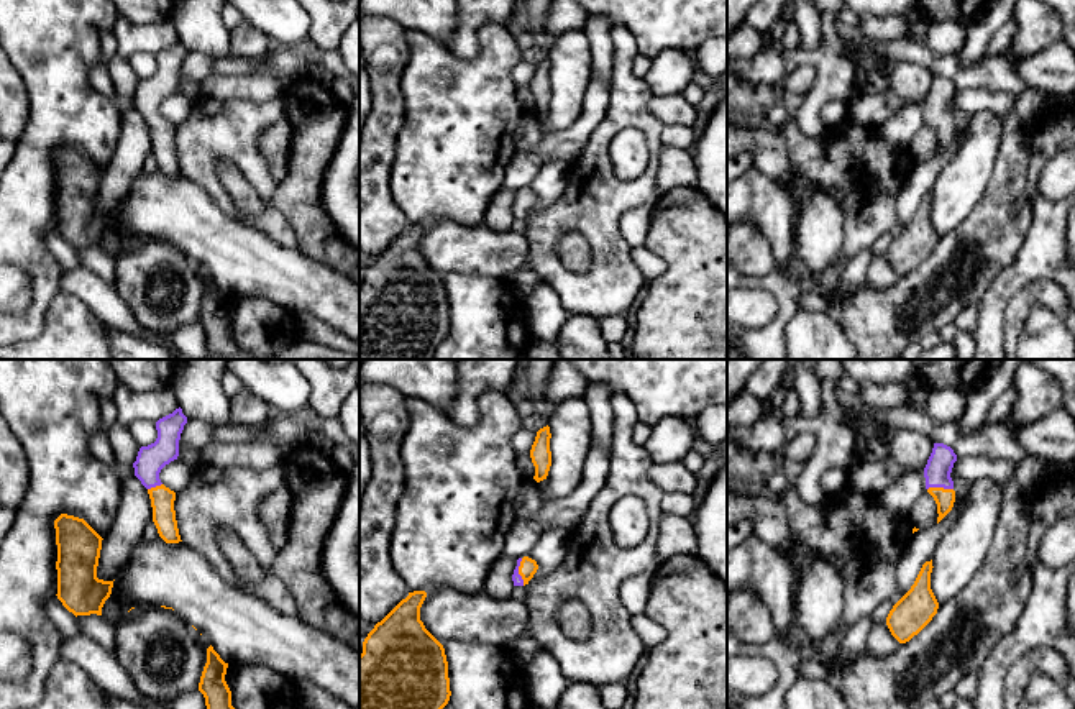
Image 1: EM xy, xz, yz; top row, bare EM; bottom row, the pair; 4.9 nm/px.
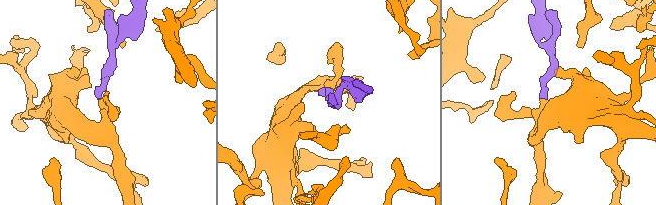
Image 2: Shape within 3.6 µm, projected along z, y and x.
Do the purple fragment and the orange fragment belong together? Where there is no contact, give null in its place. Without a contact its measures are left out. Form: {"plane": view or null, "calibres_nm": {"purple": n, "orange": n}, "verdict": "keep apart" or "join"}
{"plane": "xz", "calibres_nm": {"purple": 50, "orange": 90}, "verdict": "join"}

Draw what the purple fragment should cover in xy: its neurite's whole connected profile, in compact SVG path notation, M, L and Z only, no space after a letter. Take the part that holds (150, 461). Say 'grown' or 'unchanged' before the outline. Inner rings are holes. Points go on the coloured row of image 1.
grown; M176 409L172 414L156 422L158 438L148 446L141 446L133 463L135 476L148 489L153 522L159 537L166 543L179 543L181 535L176 520L174 501L176 492L166 487L161 479L161 469L179 456L179 440L187 423L187 417L182 409Z

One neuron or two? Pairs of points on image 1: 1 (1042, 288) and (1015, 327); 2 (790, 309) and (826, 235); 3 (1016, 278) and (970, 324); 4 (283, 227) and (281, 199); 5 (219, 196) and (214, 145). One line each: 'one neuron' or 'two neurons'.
1: one neuron
2: two neurons
3: two neurons
4: two neurons
5: one neuron

